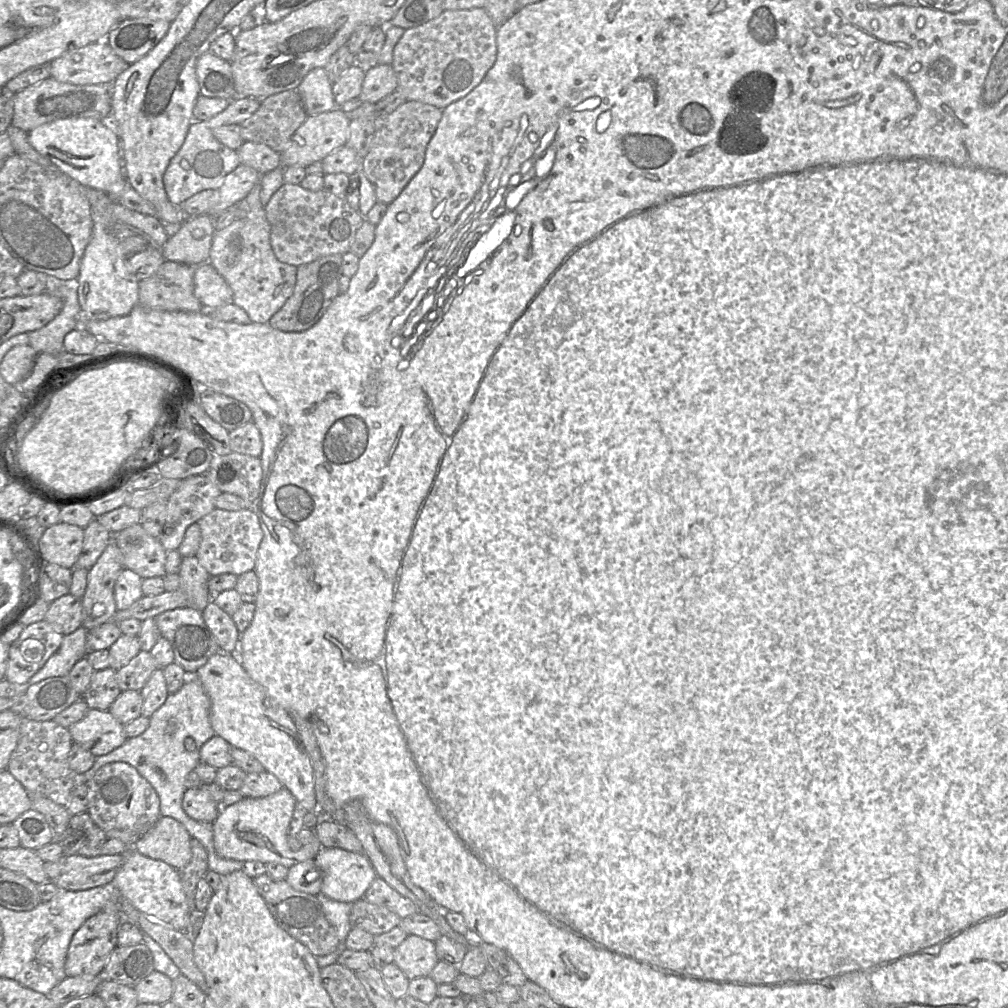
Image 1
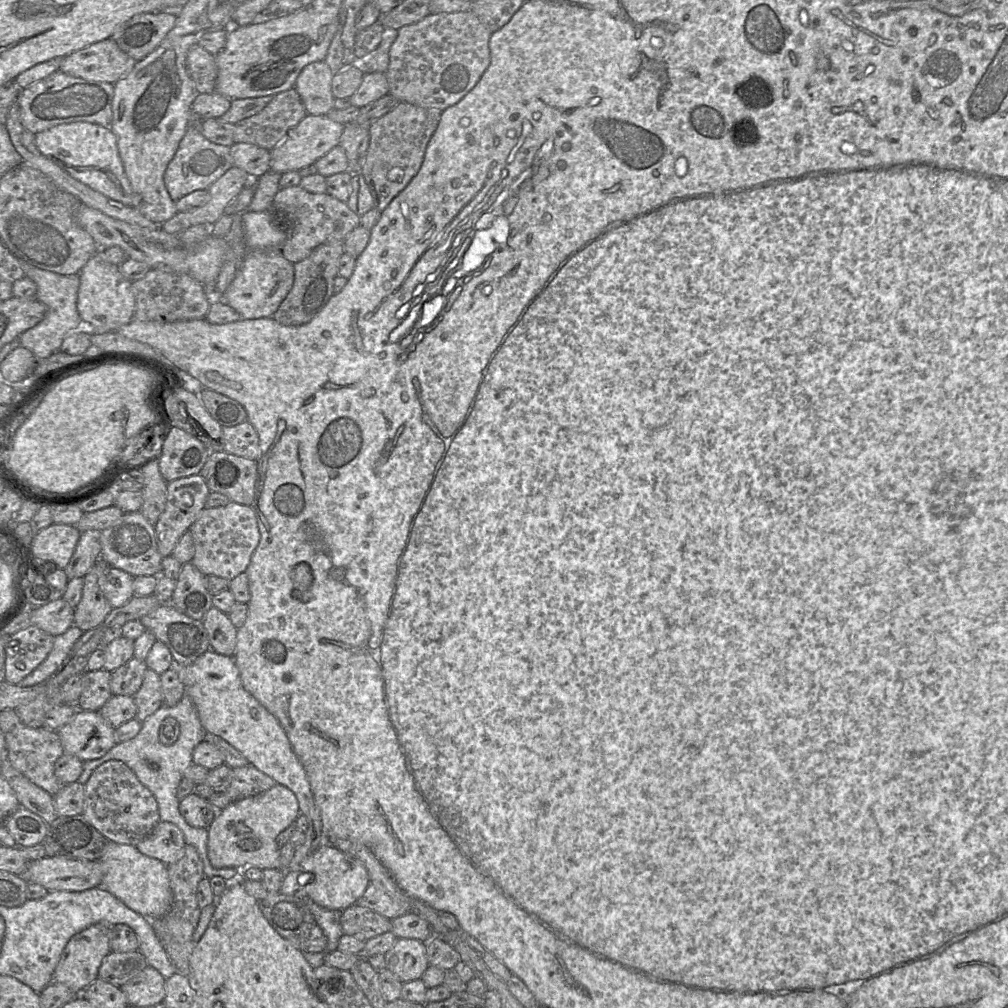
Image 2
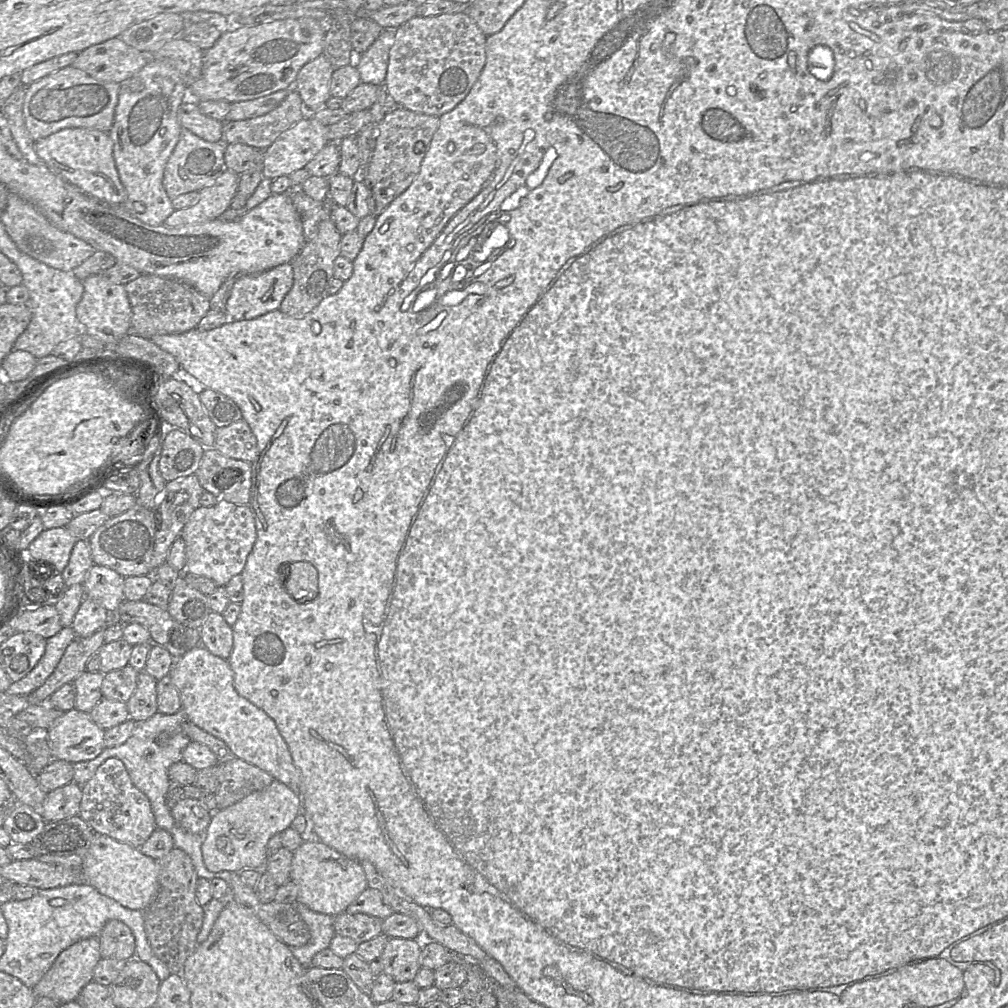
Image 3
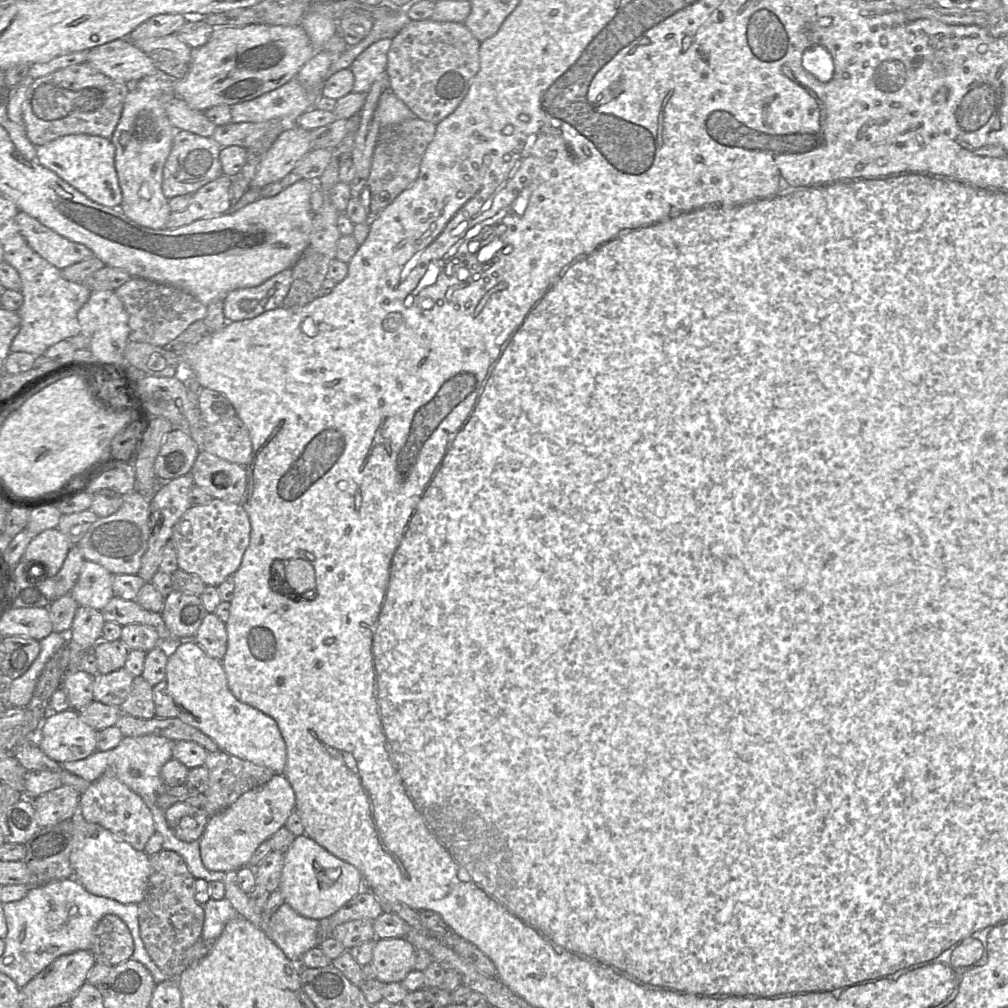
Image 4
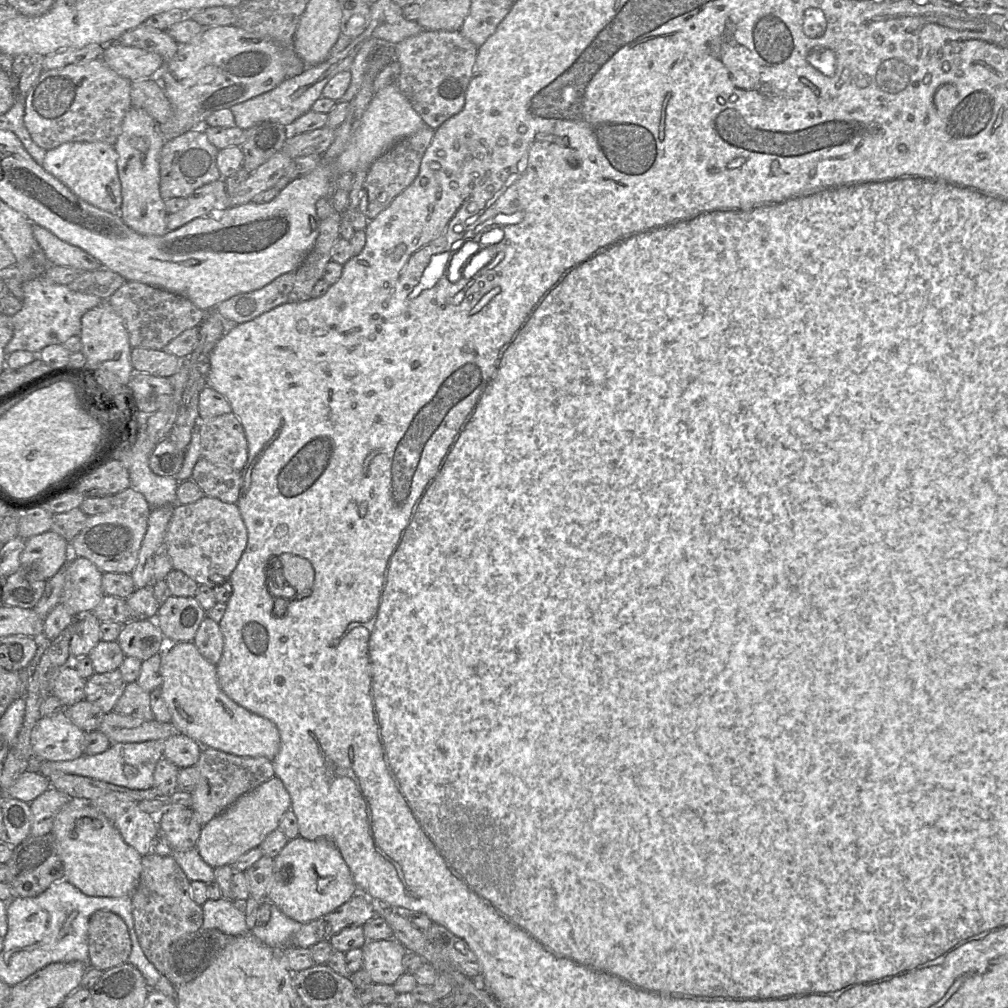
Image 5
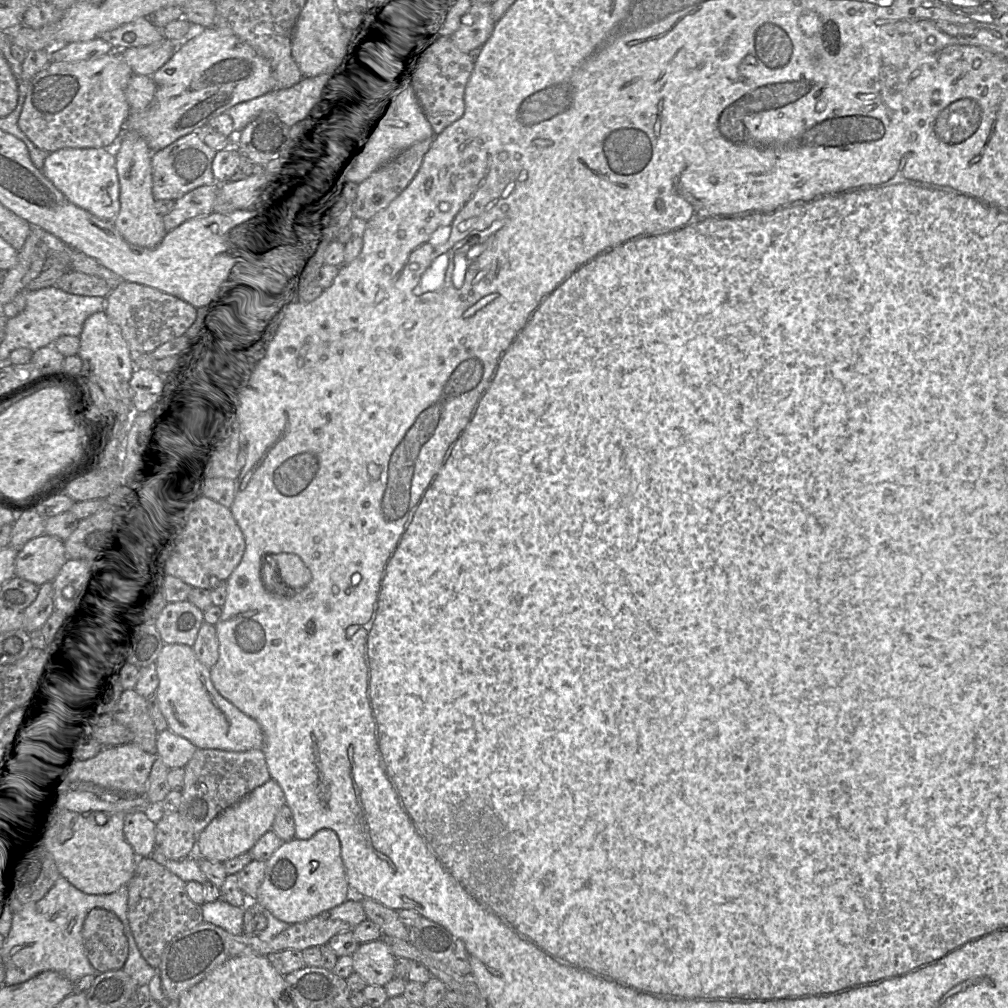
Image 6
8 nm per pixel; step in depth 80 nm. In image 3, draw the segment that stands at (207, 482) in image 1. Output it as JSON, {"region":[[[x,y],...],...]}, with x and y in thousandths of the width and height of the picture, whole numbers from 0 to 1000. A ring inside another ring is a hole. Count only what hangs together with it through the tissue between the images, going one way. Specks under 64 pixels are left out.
{"region":[[[193,470],[165,478],[154,507],[151,565],[165,558],[167,547],[188,511],[197,503],[202,484]]]}

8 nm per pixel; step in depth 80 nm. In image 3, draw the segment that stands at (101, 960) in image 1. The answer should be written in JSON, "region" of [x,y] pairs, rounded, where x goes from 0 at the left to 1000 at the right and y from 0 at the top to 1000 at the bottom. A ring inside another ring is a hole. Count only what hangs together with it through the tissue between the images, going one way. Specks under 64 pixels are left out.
{"region":[[[97,929],[73,936],[59,946],[51,960],[32,980],[35,988],[47,988],[61,996],[76,992],[81,981],[92,973],[93,960],[100,950]]]}

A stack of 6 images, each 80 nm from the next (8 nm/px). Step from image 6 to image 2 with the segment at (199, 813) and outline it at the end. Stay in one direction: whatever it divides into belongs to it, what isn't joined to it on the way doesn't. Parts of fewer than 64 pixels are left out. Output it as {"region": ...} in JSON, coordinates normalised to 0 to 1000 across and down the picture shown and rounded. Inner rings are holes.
{"region":[[[247,757],[241,761],[231,762],[228,779],[222,786],[230,795],[237,795],[265,785],[274,778],[271,772]]]}

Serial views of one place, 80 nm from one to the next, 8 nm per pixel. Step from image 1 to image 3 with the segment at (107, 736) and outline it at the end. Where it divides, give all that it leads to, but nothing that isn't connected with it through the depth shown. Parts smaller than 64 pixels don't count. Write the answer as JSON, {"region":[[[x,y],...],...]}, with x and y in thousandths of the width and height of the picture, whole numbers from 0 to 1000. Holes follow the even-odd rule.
{"region":[[[72,702],[41,727],[48,734],[53,753],[72,758],[91,754],[104,743],[103,726],[88,707]]]}

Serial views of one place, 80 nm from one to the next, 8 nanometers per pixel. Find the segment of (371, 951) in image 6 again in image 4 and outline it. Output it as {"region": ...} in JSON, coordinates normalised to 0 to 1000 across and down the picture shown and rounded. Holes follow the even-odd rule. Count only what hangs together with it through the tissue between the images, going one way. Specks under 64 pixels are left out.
{"region":[[[401,930],[372,933],[368,956],[380,975],[398,975],[411,962],[412,939]]]}

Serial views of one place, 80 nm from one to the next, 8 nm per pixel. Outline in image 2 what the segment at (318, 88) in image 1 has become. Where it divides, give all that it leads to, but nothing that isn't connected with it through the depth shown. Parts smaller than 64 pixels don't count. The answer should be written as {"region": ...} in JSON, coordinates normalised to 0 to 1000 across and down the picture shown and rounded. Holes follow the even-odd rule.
{"region":[[[322,60],[304,64],[295,76],[292,88],[307,114],[324,114],[331,107],[330,72]]]}

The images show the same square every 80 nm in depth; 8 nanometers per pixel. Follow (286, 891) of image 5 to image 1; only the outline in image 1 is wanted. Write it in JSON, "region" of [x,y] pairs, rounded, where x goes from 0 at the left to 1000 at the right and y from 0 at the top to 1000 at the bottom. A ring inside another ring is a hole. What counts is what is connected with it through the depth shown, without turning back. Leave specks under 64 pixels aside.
{"region":[[[319,841],[312,854],[320,865],[318,886],[336,895],[351,896],[359,892],[374,870],[361,846]]]}

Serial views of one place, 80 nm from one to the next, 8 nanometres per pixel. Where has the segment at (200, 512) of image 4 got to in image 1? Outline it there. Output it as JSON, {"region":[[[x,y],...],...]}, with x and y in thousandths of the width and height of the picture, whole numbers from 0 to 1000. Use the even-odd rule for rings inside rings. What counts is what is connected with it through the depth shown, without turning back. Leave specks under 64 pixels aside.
{"region":[[[213,504],[194,517],[199,526],[199,539],[193,551],[209,571],[221,568],[239,570],[252,566],[255,547],[262,533],[255,510],[248,504],[226,507]]]}

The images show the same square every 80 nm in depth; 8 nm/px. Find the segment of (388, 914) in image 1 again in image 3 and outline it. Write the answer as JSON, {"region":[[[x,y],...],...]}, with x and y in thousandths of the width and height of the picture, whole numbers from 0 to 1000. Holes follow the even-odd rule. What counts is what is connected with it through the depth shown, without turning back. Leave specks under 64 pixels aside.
{"region":[[[340,905],[331,910],[334,928],[350,932],[355,938],[379,927],[380,913],[364,907]]]}

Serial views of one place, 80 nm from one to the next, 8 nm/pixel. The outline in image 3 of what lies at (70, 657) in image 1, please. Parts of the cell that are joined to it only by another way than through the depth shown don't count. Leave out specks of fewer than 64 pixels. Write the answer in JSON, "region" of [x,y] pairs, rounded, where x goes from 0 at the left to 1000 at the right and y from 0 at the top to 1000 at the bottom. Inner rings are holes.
{"region":[[[70,621],[63,622],[57,629],[46,634],[43,651],[35,662],[22,674],[11,677],[6,687],[12,689],[28,689],[39,683],[51,670],[67,640],[75,633]]]}

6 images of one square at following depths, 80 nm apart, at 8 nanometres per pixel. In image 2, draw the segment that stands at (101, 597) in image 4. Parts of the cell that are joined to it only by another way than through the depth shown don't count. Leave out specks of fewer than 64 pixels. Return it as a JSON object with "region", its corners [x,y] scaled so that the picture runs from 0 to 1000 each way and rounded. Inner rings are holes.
{"region":[[[105,562],[98,573],[98,581],[111,603],[122,601],[133,591],[132,573],[120,564]]]}

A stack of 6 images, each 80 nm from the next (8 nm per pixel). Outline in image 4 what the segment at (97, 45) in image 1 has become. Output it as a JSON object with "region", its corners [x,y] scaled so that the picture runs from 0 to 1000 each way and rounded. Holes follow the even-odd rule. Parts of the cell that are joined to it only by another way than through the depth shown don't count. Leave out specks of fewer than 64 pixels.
{"region":[[[115,39],[89,49],[85,62],[104,75],[123,82],[134,82],[158,69],[127,39]]]}

